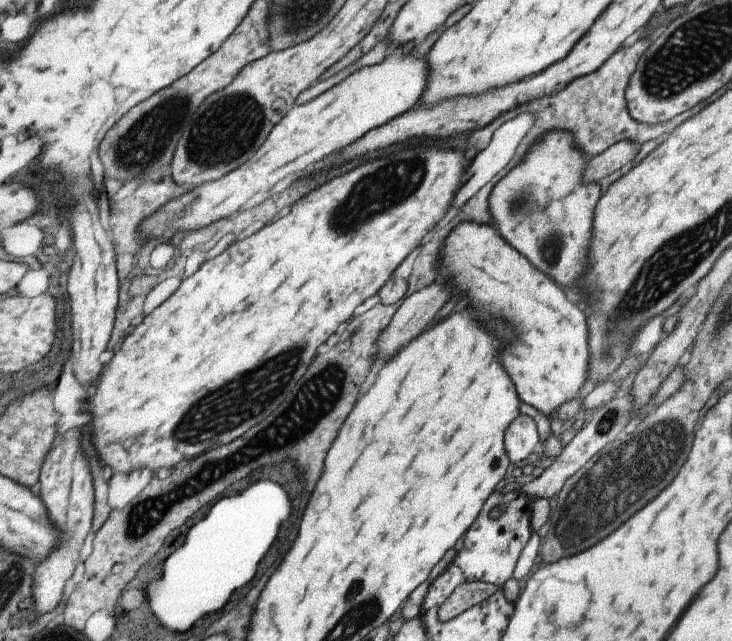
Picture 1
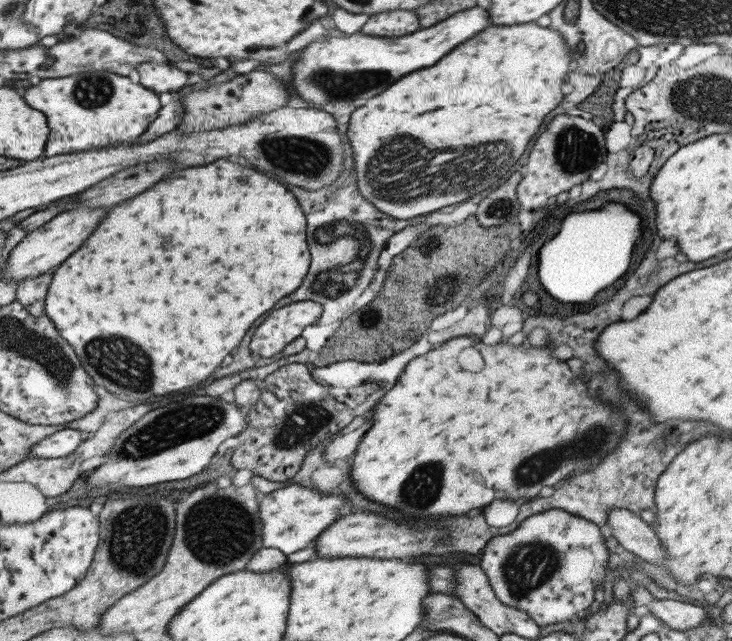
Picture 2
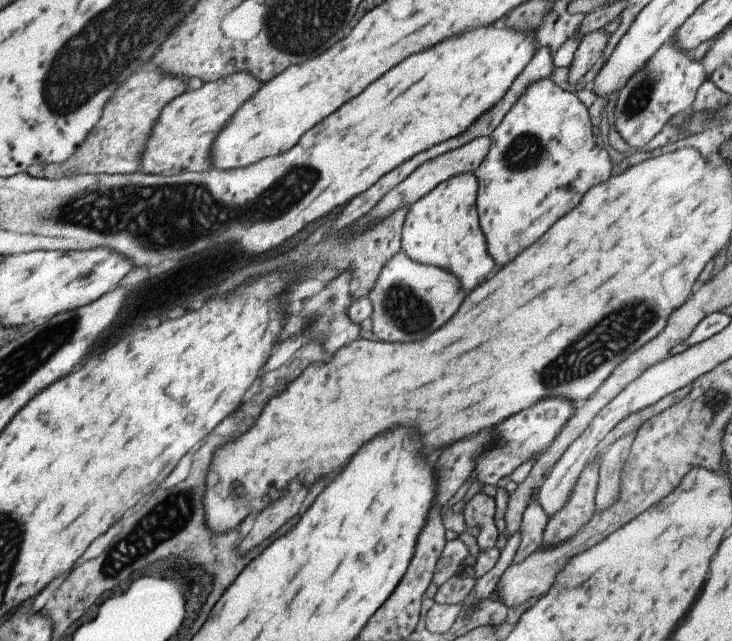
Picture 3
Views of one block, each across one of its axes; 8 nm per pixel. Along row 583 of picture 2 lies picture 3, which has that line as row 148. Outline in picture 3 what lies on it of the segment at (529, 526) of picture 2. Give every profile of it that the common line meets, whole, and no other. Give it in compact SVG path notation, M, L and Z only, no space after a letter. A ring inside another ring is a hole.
M548 77L529 84L503 116L499 126L491 131L489 150L472 173L478 184L476 213L479 228L495 264L503 266L513 260L521 250L525 250L525 246L543 236L557 218L569 212L586 190L611 176L612 163L605 149L595 146L594 134L587 108L576 93L562 90Z

